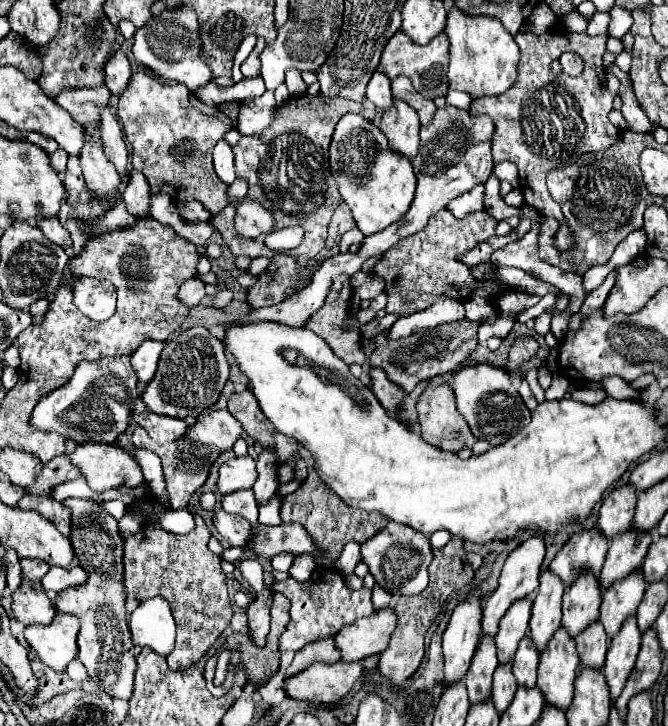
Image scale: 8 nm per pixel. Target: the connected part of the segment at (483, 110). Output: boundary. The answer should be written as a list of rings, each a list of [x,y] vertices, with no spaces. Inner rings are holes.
[[[562,26],[548,34],[516,34],[520,46],[518,80],[500,96],[476,98],[470,106],[472,116],[490,116],[496,130],[492,134],[494,164],[512,160],[520,172],[520,188],[528,206],[536,208],[540,216],[556,218],[564,224],[560,206],[552,200],[546,176],[548,170],[574,164],[586,152],[600,152],[610,148],[620,130],[608,120],[614,96],[606,88],[606,72],[602,56],[606,52],[606,36],[590,38],[586,34],[568,32]],[[560,52],[580,52],[584,70],[580,76],[554,74],[550,62]]]

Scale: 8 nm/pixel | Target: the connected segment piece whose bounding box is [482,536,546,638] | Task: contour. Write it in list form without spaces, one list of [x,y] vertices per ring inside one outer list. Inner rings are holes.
[[[540,536],[536,538],[530,538],[526,542],[522,542],[506,560],[504,568],[502,568],[502,574],[500,574],[500,584],[498,584],[498,590],[484,602],[484,608],[482,608],[482,634],[484,636],[490,636],[494,638],[496,632],[498,632],[498,624],[502,620],[502,616],[506,614],[506,610],[520,598],[526,598],[530,596],[536,588],[538,588],[538,576],[540,576],[540,564],[544,560],[544,540]]]

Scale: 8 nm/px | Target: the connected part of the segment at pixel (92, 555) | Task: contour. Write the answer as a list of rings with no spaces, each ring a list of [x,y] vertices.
[[[68,498],[64,500],[64,504],[72,508],[74,516],[70,540],[74,544],[80,566],[84,566],[90,572],[90,578],[82,586],[74,586],[60,592],[56,608],[58,612],[68,612],[78,616],[82,626],[92,626],[92,628],[80,628],[78,632],[78,660],[86,666],[90,678],[110,696],[130,700],[134,692],[136,658],[134,658],[134,644],[130,642],[128,634],[126,608],[124,608],[126,604],[126,592],[122,584],[124,544],[122,538],[118,536],[118,520],[108,516],[90,500]]]

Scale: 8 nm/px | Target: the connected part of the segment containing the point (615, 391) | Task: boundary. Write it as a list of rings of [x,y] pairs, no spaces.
[[[606,378],[602,382],[604,390],[608,396],[612,398],[618,398],[618,400],[624,400],[624,398],[644,398],[646,392],[636,392],[628,386],[628,382],[624,382],[622,378]]]

